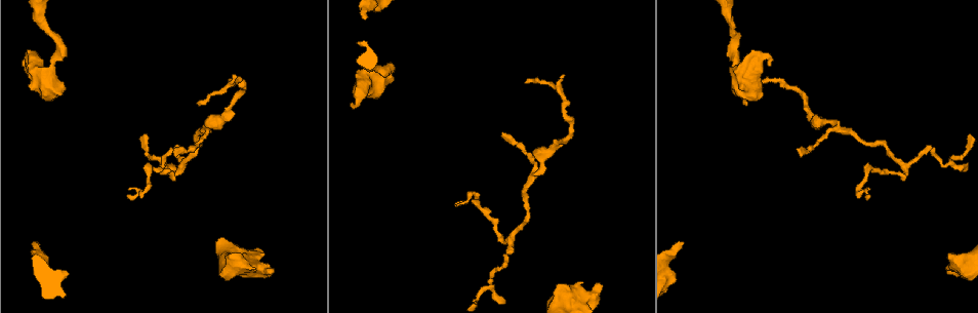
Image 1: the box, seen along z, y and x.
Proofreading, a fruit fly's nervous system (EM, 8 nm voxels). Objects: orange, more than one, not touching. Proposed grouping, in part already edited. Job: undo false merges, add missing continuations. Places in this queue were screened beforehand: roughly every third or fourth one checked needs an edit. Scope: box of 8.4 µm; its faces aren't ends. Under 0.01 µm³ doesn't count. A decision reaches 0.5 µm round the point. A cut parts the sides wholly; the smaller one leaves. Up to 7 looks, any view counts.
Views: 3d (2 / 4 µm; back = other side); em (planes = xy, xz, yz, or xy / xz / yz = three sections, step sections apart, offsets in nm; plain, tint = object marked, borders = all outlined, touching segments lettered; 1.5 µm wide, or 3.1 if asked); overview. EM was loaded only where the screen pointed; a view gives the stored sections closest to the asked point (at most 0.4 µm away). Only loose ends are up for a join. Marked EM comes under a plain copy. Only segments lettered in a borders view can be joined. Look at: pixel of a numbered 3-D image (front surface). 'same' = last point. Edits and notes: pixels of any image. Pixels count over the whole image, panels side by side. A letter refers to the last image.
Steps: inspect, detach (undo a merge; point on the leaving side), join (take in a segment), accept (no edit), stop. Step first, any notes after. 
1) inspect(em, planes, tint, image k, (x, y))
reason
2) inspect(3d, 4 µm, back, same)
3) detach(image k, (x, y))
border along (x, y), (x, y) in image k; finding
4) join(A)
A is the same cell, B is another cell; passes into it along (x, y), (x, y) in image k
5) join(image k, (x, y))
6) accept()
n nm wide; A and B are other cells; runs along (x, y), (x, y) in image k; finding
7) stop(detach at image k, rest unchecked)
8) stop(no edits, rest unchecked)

inspect(3d, 2 µm, image 1, (600, 284))
thick end

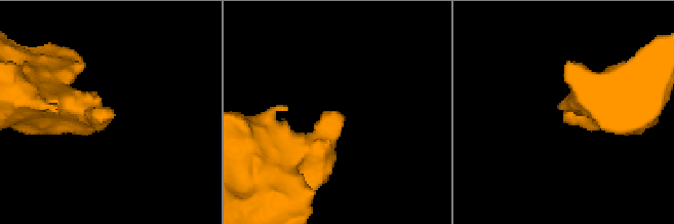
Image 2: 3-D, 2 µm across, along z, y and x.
inspect(em, planes, borders, image 2, (104, 112))
need the tissue

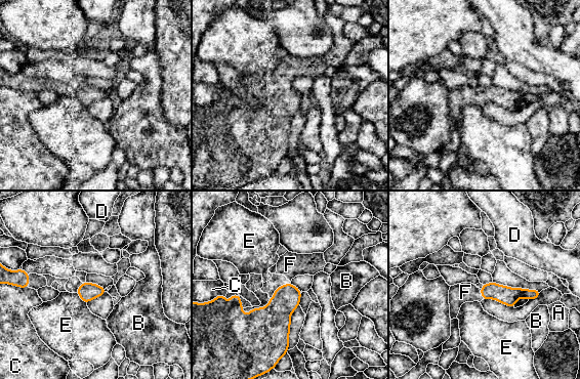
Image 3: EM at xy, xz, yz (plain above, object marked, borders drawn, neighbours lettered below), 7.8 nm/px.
join(image 3, (465, 292))
F is the same cell, A, B, C, D and E are other cells; it goes on there

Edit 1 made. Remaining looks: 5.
inspect(overview)

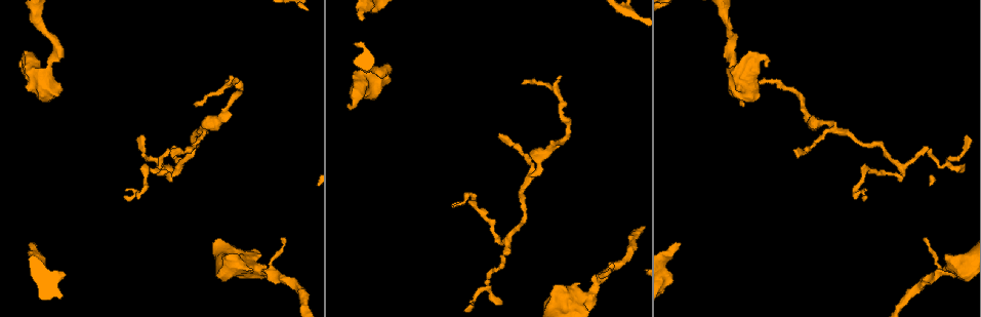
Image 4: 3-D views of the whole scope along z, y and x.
inspect(3d, 4 µm, image 4, (734, 76))
arms part here

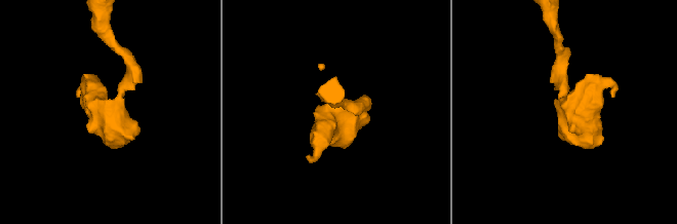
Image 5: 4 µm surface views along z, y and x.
inspect(em, planes, borders, image 5, (113, 109))
shape alone is not enough

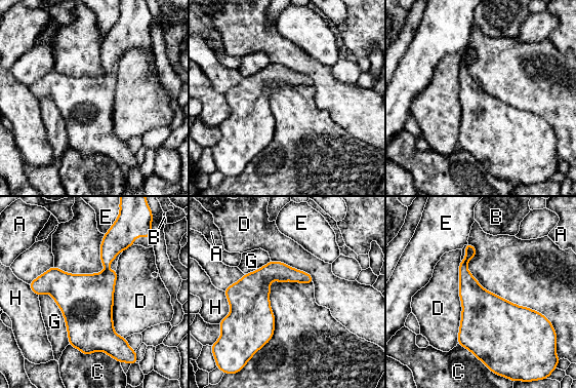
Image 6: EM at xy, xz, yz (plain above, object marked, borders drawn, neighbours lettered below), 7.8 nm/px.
accept()
A, B, C, D, E, G and H are other cells; border along (461, 261), (461, 321), (457, 343) in image 6; continuous, no second neuron

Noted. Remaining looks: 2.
stop(join at image 3, rest unchecked)

